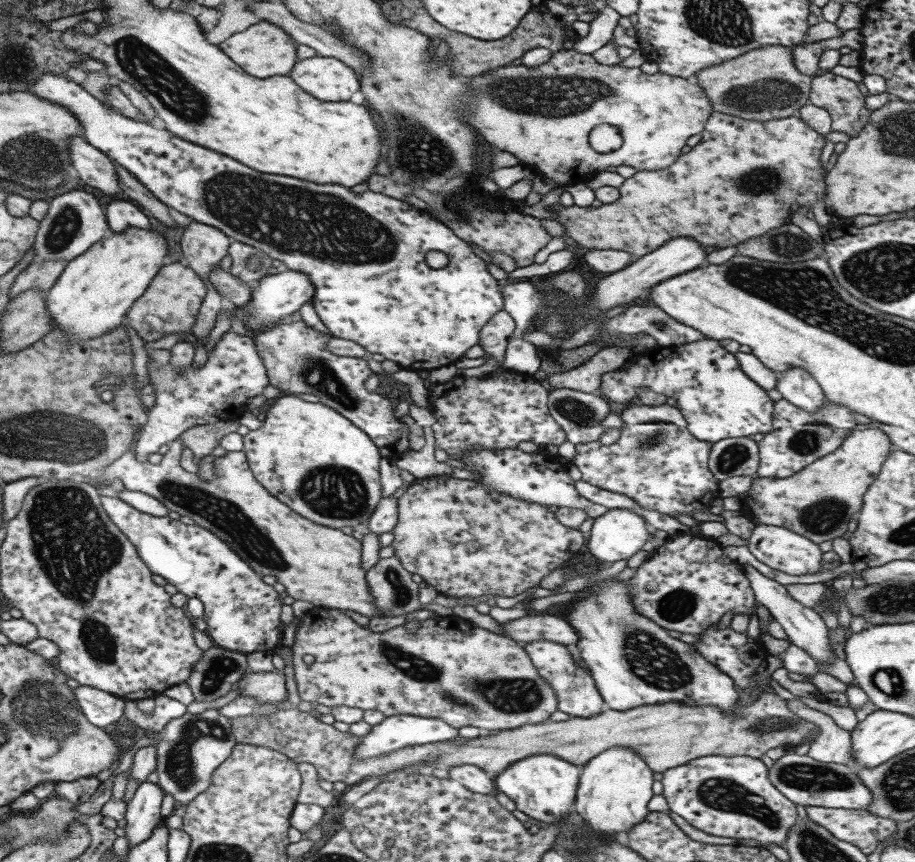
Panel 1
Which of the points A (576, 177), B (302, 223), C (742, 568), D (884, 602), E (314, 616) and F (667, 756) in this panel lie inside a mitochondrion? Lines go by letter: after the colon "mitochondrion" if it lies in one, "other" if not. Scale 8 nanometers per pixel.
A: other
B: mitochondrion
C: other
D: mitochondrion
E: other
F: other

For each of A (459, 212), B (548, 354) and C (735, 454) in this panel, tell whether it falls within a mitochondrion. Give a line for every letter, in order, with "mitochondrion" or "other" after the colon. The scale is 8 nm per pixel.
A: other
B: other
C: mitochondrion

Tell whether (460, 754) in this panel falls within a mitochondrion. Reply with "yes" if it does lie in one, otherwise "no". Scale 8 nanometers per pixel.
no

